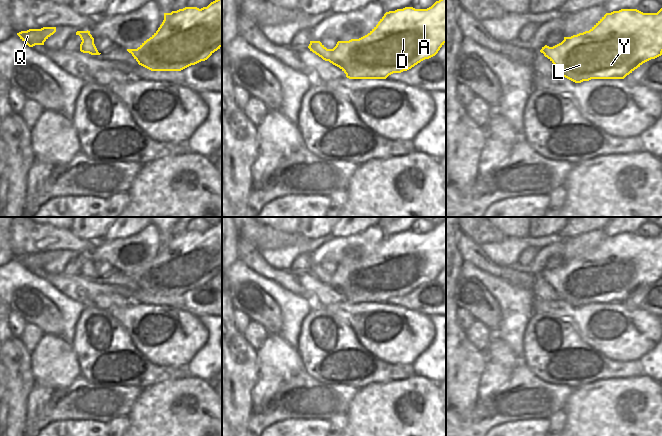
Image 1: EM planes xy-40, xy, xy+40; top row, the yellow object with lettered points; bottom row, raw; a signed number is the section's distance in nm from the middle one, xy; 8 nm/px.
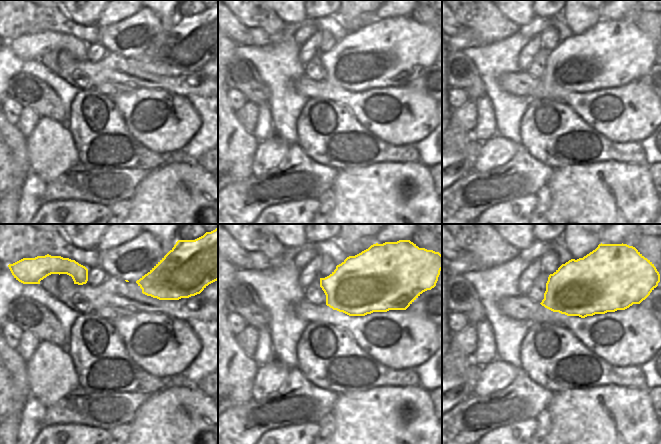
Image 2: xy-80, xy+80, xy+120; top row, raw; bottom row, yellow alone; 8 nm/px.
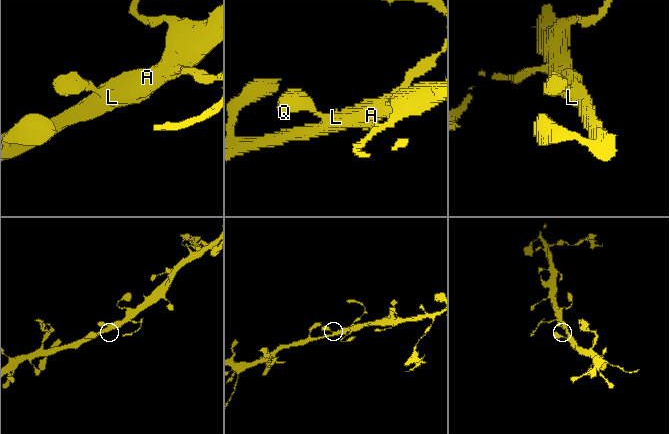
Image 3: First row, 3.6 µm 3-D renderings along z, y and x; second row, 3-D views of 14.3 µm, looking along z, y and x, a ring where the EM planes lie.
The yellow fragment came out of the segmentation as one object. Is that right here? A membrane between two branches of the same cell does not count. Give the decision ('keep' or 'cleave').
keep

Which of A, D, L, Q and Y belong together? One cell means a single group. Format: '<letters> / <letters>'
A D L Q Y

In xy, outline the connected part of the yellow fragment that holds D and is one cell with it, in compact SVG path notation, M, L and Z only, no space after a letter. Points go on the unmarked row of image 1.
M446 220L436 225L427 233L415 233L413 231L405 231L395 235L389 235L384 238L378 248L365 260L359 263L351 263L349 265L338 265L333 273L327 273L320 265L310 265L308 272L310 275L321 281L325 285L329 285L333 289L339 291L349 303L386 303L393 297L401 297L407 295L425 283L435 280L440 272L446 267Z

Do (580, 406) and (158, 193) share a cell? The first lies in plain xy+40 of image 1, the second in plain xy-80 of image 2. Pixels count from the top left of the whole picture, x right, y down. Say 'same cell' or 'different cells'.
same cell

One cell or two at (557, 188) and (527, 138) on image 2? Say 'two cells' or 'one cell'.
two cells

